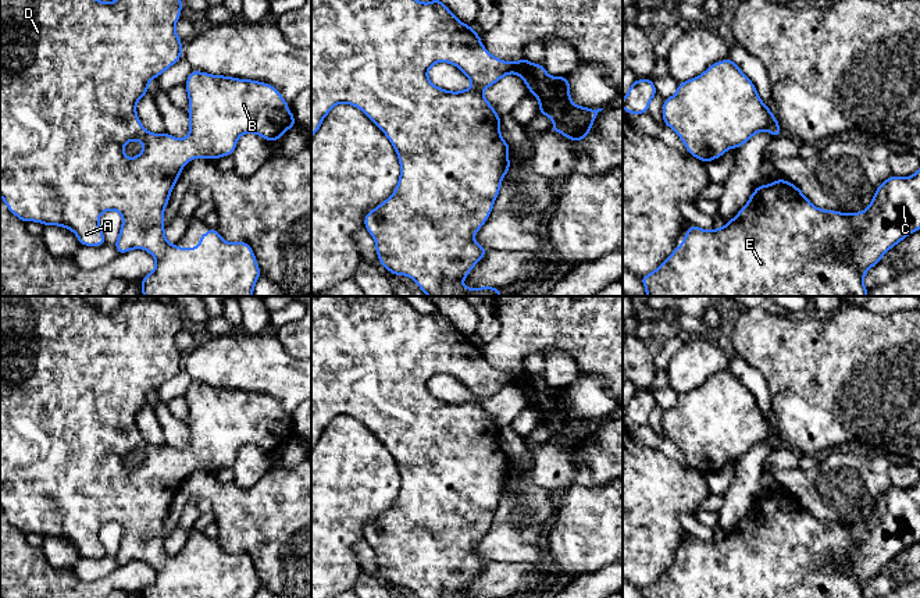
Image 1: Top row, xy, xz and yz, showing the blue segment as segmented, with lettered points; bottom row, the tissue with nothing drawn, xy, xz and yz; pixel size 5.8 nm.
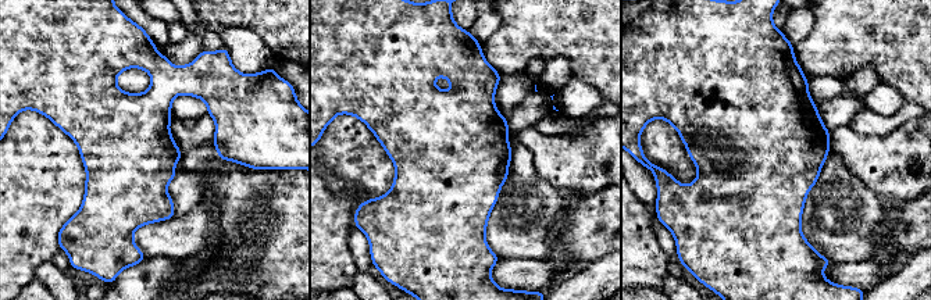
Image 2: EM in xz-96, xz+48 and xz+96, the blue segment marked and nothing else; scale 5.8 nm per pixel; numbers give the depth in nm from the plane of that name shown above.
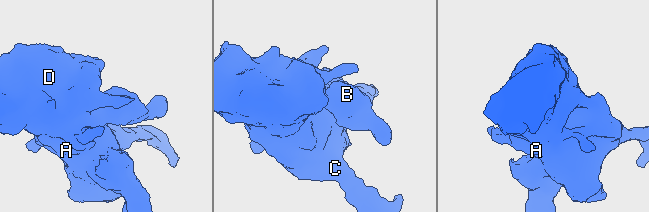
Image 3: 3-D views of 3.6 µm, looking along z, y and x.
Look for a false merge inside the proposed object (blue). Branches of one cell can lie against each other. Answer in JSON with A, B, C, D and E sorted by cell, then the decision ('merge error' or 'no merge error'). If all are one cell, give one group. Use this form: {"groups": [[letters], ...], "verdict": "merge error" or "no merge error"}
{"groups": [["A", "B", "C", "D", "E"]], "verdict": "no merge error"}

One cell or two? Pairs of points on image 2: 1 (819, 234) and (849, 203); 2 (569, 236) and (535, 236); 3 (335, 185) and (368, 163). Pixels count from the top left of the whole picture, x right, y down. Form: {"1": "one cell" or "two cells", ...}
{"1": "one cell", "2": "two cells", "3": "two cells"}

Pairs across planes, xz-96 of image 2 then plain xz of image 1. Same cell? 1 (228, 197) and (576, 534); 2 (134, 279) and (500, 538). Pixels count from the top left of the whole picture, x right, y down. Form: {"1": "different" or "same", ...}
{"1": "same", "2": "different"}

